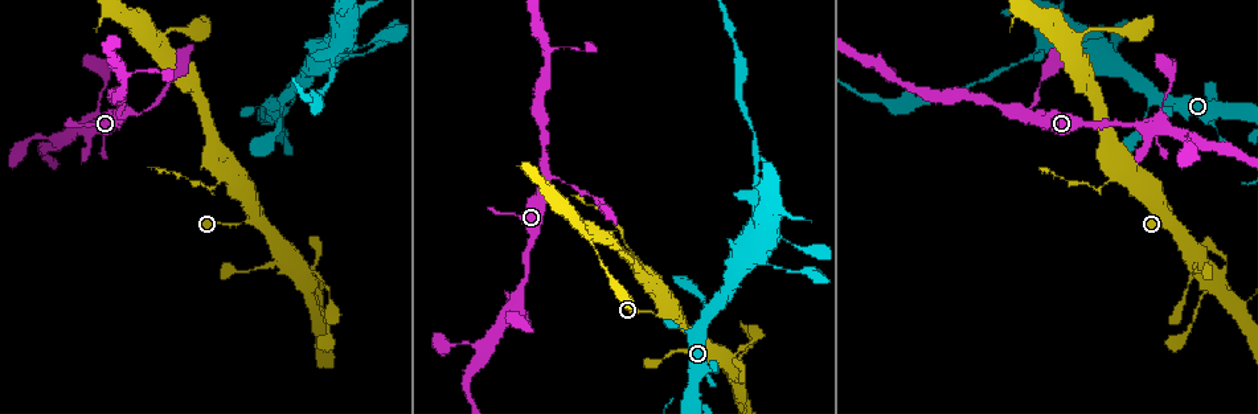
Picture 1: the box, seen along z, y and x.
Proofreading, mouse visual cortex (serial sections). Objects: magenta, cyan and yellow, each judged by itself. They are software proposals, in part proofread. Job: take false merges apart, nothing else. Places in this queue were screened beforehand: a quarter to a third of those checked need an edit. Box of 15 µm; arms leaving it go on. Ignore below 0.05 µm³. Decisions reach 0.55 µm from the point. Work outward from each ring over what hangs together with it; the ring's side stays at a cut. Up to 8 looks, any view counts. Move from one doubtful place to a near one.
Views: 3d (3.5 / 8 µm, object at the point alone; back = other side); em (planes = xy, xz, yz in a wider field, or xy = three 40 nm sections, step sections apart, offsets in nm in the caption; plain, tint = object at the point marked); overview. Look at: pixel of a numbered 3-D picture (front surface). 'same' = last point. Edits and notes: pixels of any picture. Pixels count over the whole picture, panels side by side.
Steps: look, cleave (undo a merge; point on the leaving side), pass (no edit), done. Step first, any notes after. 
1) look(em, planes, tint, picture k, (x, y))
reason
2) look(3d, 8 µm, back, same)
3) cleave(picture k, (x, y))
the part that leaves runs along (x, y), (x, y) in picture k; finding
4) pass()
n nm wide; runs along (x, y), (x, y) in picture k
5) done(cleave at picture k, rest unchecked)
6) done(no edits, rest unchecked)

look(3d, 8 µm, picture 1, (546, 179))
small branch off a trunk

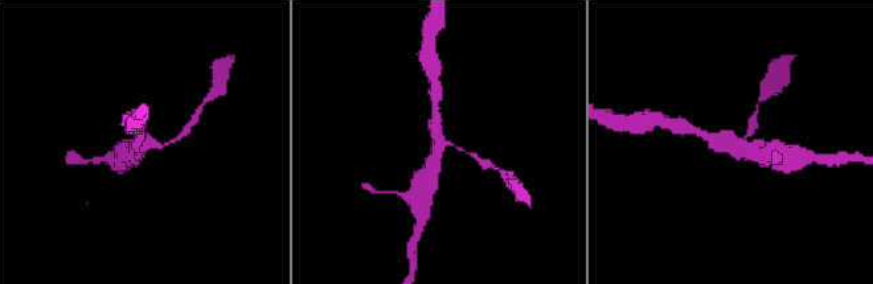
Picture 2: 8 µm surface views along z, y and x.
look(3d, 3.5 µm, back, picture 2, (734, 144))
closer look

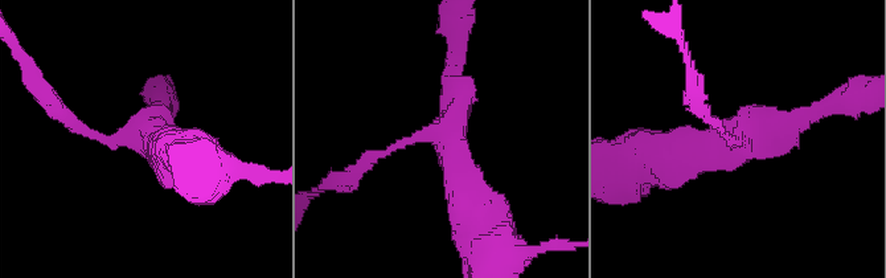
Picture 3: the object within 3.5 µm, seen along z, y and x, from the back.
pass()
runs along (656, 150), (717, 150), (819, 109) in picture 3; all the same cell

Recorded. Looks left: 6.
look(3d, 3.5 µm, picture 1, (1074, 58))
three-way junction

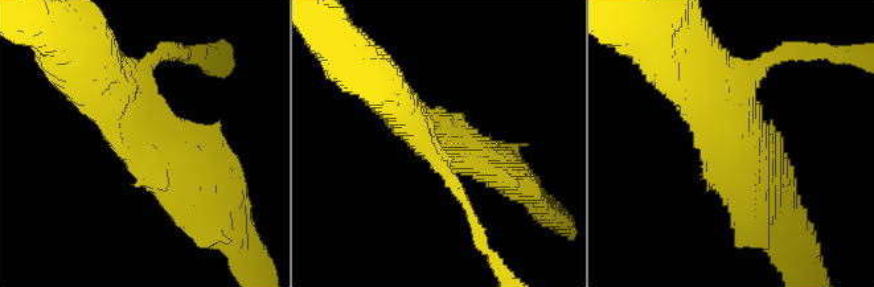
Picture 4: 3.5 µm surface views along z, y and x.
look(em, xy, step 3, tint, picture 4, (140, 136))

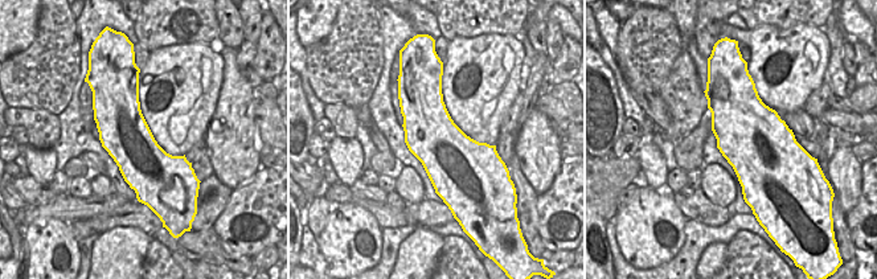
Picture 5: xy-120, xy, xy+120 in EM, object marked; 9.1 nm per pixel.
pass()
all the same cell

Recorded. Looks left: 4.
look(3d, 3.5 µm, picture 1, (331, 53))
calibre changes

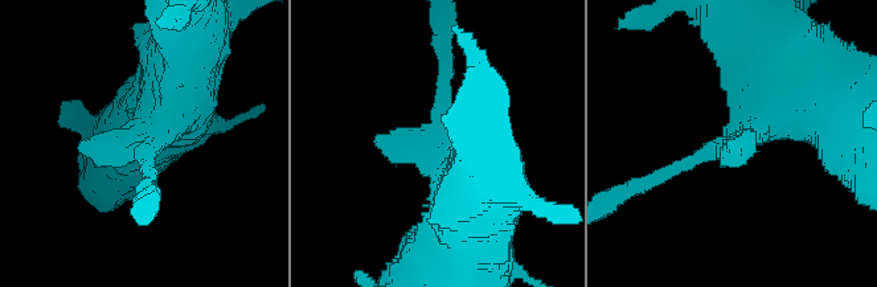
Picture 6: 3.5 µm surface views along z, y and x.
look(em, xy, step 2, tint, picture 6, (446, 134))
need the tissue

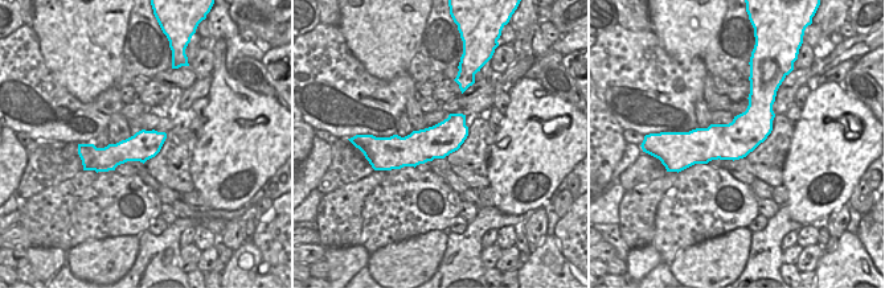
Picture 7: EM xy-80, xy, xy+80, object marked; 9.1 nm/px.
cleave(picture 6, (446, 33))
the part that leaves runs along (446, 77), (446, 31) in picture 6; a second cell is stuck on

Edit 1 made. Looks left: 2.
done(cleave at picture 6, rest unchecked)

